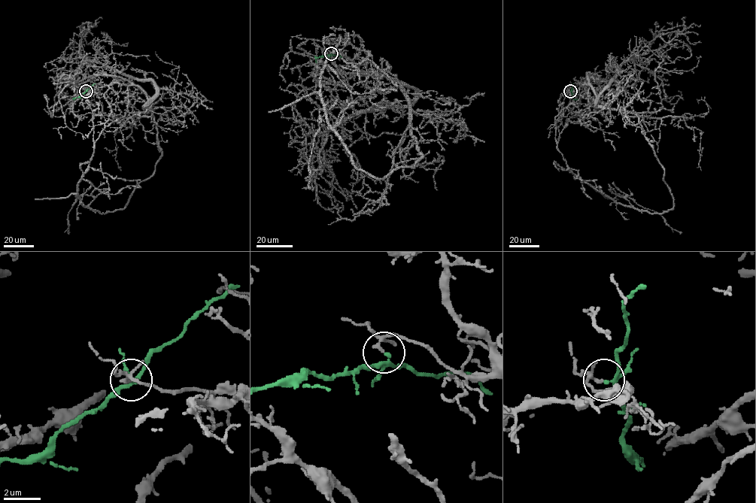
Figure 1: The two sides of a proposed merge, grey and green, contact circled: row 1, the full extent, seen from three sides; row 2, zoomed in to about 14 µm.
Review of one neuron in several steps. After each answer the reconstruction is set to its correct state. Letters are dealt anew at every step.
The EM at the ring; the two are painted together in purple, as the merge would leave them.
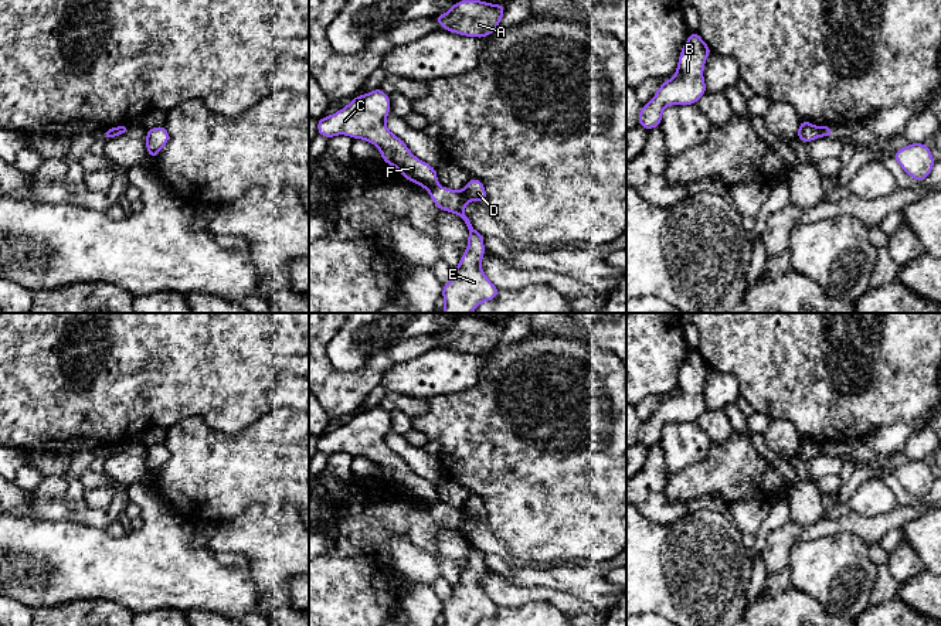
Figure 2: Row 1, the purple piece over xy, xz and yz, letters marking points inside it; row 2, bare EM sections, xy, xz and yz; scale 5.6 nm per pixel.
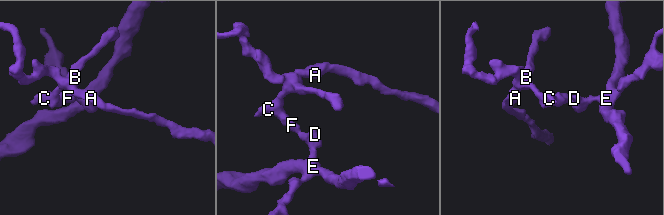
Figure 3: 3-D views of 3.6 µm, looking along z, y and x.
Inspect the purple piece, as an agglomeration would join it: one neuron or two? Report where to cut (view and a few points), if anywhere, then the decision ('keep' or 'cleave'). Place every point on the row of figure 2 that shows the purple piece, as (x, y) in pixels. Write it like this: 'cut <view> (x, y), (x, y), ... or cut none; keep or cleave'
cut xz (437, 184), (428, 190); cleave

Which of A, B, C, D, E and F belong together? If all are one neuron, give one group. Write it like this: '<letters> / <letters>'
A B C F / D E

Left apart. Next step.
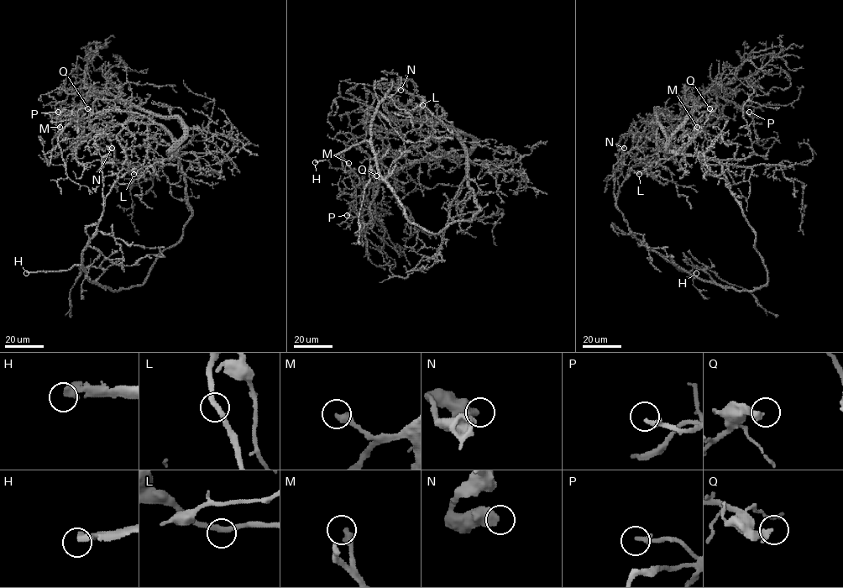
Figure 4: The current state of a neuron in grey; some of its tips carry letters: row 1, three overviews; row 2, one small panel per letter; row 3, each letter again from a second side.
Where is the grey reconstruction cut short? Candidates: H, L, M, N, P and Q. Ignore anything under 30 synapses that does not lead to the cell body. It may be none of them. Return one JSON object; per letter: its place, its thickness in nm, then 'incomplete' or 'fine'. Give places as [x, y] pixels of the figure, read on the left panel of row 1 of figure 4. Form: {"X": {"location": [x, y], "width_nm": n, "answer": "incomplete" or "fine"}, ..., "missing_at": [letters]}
{"H": {"location": [26, 273], "width_nm": 400, "answer": "incomplete"}, "L": {"location": [133, 174], "width_nm": 240, "answer": "fine"}, "M": {"location": [60, 127], "width_nm": 380, "answer": "incomplete"}, "N": {"location": [112, 148], "width_nm": 500, "answer": "fine"}, "P": {"location": [58, 112], "width_nm": 240, "answer": "incomplete"}, "Q": {"location": [87, 108], "width_nm": 360, "answer": "fine"}, "missing_at": ["H", "M", "P"]}

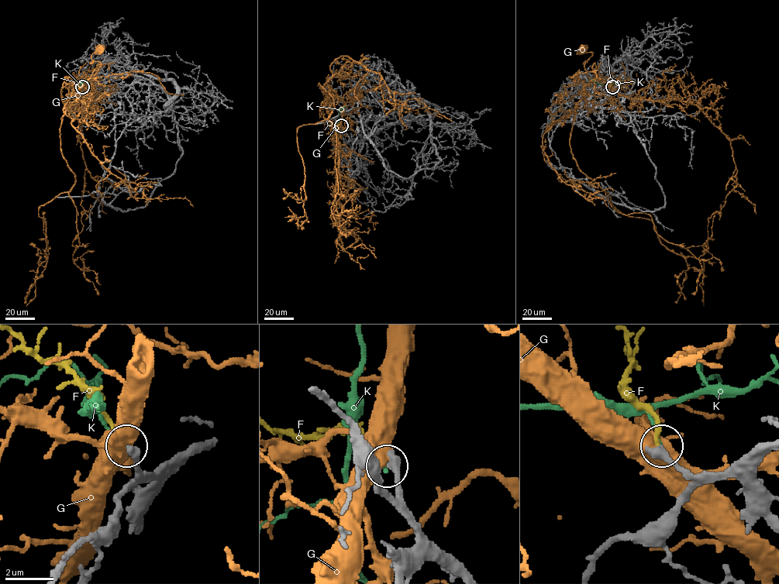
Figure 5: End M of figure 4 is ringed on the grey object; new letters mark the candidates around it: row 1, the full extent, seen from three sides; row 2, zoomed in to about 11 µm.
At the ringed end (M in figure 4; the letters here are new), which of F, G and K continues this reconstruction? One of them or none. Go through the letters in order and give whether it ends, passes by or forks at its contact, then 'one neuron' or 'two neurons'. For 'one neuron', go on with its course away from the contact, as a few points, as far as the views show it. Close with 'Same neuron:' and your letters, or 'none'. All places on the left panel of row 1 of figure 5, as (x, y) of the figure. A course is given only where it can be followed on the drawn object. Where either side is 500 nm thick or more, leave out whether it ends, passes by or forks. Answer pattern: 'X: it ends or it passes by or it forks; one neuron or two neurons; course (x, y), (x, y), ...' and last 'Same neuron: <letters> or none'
F: it ends; one neuron; course (82, 87), (74, 80), (70, 80), (71, 85)
G: two neurons
K: it ends; two neurons
Same neuron: F

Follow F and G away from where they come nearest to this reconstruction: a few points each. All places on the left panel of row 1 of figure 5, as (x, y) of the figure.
F: (82, 87), (74, 80), (70, 80), (71, 85)
G: (82, 87), (84, 80), (92, 77), (101, 63), (98, 61), (90, 63), (93, 62), (92, 53), (100, 48)

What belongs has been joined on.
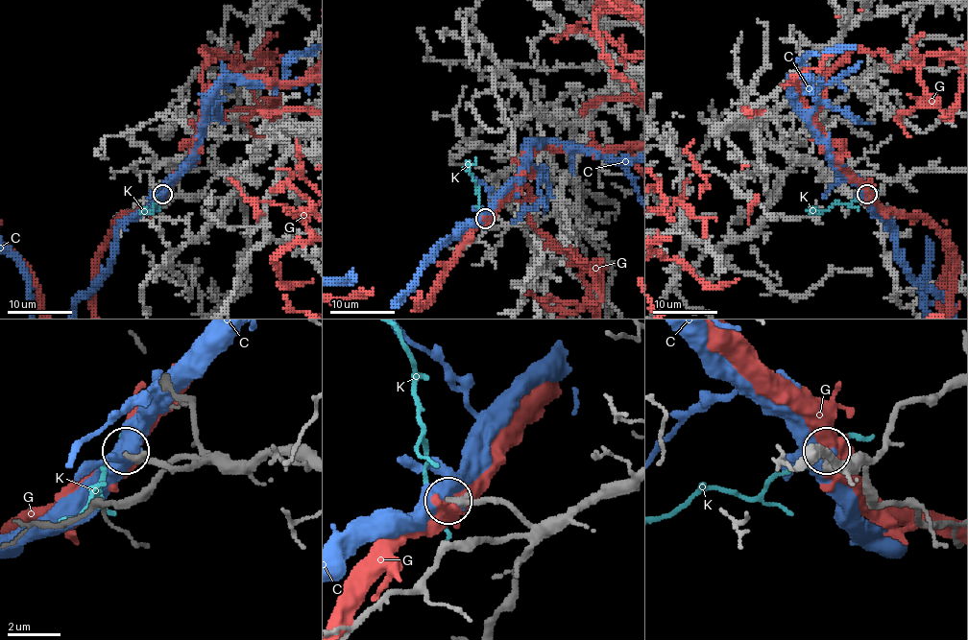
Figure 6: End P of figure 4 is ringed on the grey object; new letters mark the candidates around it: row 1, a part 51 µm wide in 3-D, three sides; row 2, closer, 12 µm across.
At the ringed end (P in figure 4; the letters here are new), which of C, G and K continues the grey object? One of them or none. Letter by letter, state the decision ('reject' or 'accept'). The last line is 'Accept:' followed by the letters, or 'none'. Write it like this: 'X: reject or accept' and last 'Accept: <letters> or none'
C: reject
G: reject
K: reject
Accept: none

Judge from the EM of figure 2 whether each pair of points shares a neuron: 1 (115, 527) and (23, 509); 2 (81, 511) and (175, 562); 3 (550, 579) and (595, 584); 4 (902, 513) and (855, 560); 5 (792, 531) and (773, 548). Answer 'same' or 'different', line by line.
1: different
2: different
3: same
4: different
5: same

